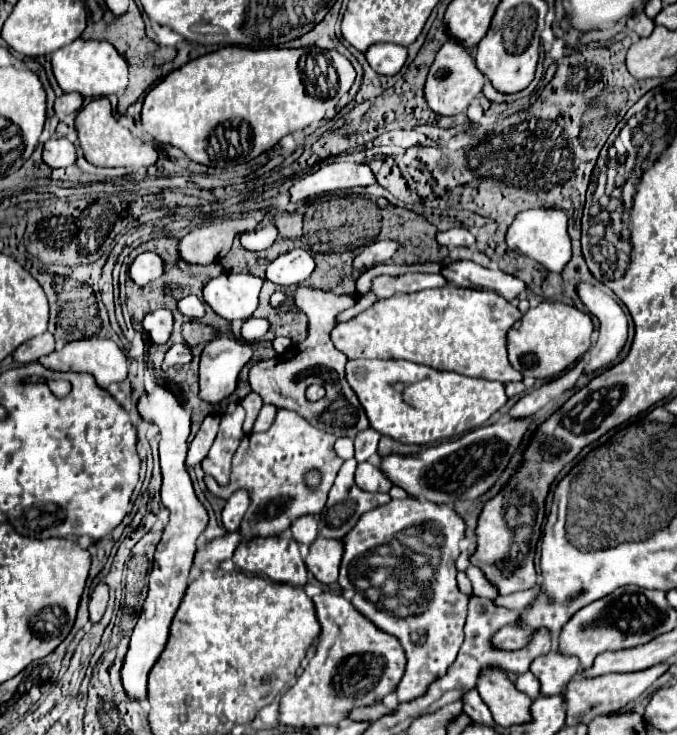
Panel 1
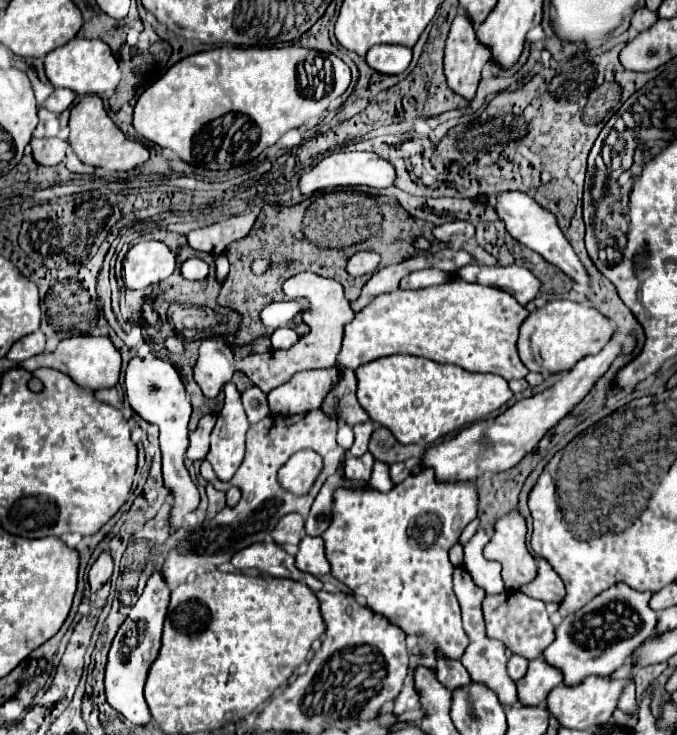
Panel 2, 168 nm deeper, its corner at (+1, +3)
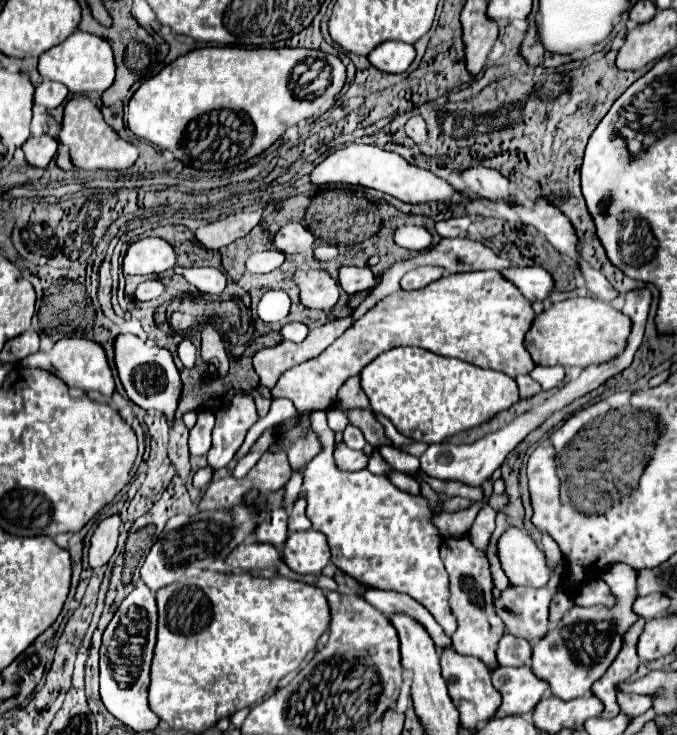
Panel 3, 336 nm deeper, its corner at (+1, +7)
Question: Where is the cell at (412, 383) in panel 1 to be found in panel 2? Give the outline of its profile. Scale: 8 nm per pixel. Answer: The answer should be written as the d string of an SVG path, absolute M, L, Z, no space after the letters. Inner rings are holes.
M395 354L395 356L385 356L385 358L377 358L373 362L367 362L355 370L355 376L357 376L357 398L359 398L359 404L363 406L363 410L369 414L369 418L373 422L389 428L391 434L401 444L417 444L421 440L431 444L439 436L461 430L481 418L485 418L487 414L501 408L513 396L511 388L507 386L507 380L503 380L497 374L467 372L459 366L443 366L433 360L407 356L407 354Z

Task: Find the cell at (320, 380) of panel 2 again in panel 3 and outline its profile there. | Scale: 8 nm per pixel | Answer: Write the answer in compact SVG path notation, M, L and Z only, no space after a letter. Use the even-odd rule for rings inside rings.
M475 270L465 274L441 276L433 284L421 290L399 290L385 300L379 300L363 318L353 322L345 334L341 334L325 352L289 368L275 388L273 398L285 396L293 400L297 416L275 426L277 432L299 424L307 410L333 408L337 402L337 390L341 384L357 376L371 360L381 352L395 346L419 346L435 354L449 358L461 358L463 362L501 370L511 378L529 374L535 368L533 358L525 348L525 334L535 320L531 302L525 300L521 290L505 280L499 270Z

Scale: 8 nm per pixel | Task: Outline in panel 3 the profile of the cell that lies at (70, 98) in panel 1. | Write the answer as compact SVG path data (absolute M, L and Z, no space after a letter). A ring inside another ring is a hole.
M43 80L35 88L35 104L41 104L45 108L57 108L65 100L65 96L67 96L67 88L51 80Z

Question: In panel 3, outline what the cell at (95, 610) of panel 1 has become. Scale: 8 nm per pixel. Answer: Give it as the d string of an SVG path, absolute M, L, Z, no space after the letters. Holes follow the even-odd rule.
M119 514L107 516L97 524L97 528L91 536L91 548L89 548L89 566L91 568L99 568L99 566L107 564L109 558L113 556L115 546L117 546L119 526L121 526Z

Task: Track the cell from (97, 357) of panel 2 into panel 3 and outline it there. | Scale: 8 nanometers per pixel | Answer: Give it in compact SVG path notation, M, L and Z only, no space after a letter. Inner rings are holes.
M61 338L55 342L55 346L49 352L37 352L23 360L27 368L41 368L47 372L53 372L57 378L61 378L71 388L81 388L85 392L97 390L103 396L111 396L115 390L113 374L107 364L107 356L103 348L97 342L85 340L85 338Z

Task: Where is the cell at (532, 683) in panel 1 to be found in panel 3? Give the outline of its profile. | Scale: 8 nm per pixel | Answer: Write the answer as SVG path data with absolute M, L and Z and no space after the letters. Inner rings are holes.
M505 634L499 640L495 654L501 666L523 666L531 658L531 644L513 634Z

